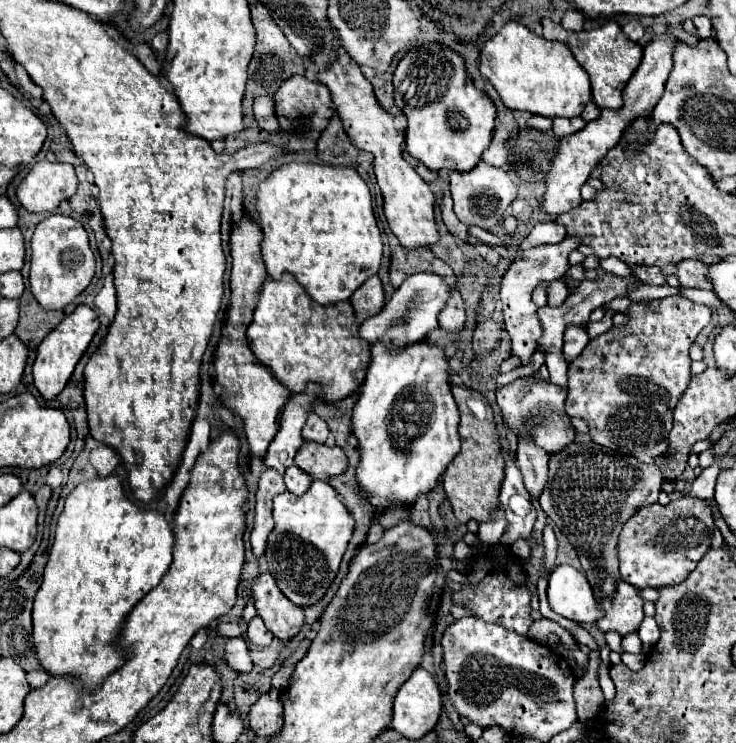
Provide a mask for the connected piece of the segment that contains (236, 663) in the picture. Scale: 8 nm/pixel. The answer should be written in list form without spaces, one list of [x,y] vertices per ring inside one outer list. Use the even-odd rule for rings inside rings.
[[[231,637],[225,641],[225,659],[235,671],[251,671],[253,667],[247,643],[241,637]]]

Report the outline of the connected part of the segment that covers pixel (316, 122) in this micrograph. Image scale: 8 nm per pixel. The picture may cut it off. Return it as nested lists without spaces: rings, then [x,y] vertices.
[[[293,75],[291,79],[283,81],[281,87],[275,91],[273,101],[275,101],[275,115],[279,121],[279,129],[289,137],[303,137],[317,141],[323,129],[327,127],[331,115],[335,113],[329,89],[319,81],[305,79],[303,75]]]

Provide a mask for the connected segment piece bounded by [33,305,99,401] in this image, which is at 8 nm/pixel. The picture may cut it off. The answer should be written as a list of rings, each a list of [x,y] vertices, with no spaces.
[[[79,305],[71,315],[67,315],[39,345],[37,349],[37,359],[33,363],[33,383],[37,387],[37,391],[43,395],[45,401],[53,401],[67,385],[69,377],[73,375],[73,369],[77,365],[77,361],[83,357],[83,353],[87,351],[93,335],[99,329],[99,319],[97,313],[87,307],[87,305]]]

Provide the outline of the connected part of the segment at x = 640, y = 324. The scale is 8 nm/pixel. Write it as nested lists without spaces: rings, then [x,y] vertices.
[[[671,295],[649,305],[633,303],[627,315],[631,317],[627,325],[613,327],[611,331],[591,339],[583,353],[569,363],[569,395],[565,411],[569,417],[579,417],[587,423],[589,435],[595,443],[613,451],[623,451],[623,455],[631,455],[641,463],[653,463],[669,447],[667,435],[671,431],[671,415],[677,399],[691,381],[691,363],[683,361],[689,361],[689,347],[701,329],[711,321],[713,311],[705,305],[689,301],[683,295]]]

